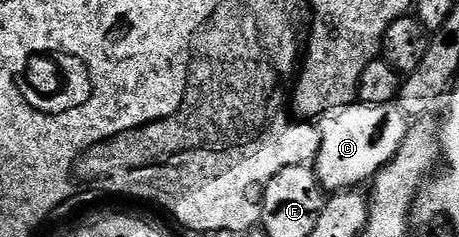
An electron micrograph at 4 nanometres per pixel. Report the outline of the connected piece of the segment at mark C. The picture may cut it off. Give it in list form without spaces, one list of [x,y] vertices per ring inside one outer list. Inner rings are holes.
[[[352,103],[338,110],[327,123],[327,130],[321,133],[321,147],[315,156],[313,168],[324,190],[331,195],[358,190],[363,184],[366,186],[381,172],[384,165],[388,165],[399,154],[409,128],[405,111],[395,103]]]

